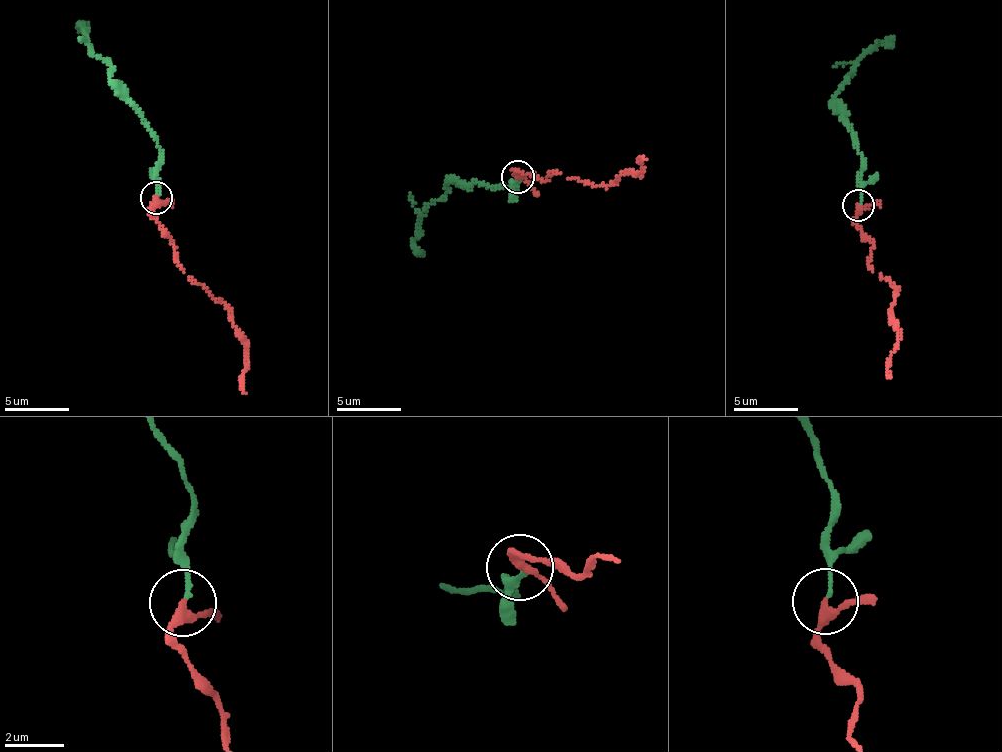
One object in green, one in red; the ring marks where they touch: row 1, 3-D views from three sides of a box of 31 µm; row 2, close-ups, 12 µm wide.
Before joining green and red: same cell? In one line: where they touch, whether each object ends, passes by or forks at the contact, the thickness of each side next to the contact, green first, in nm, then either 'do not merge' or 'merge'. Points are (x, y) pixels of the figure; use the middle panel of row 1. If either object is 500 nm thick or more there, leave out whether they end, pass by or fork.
(517, 177) | green ends | red passes by | 140/240 nm | merge

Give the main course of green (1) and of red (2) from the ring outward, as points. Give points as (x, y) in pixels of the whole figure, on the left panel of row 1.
1: (157, 197), (157, 136), (109, 72), (111, 67), (88, 44), (80, 23), (87, 23)
2: (157, 197), (154, 219), (170, 241), (178, 265), (225, 305), (245, 347), (246, 393)

